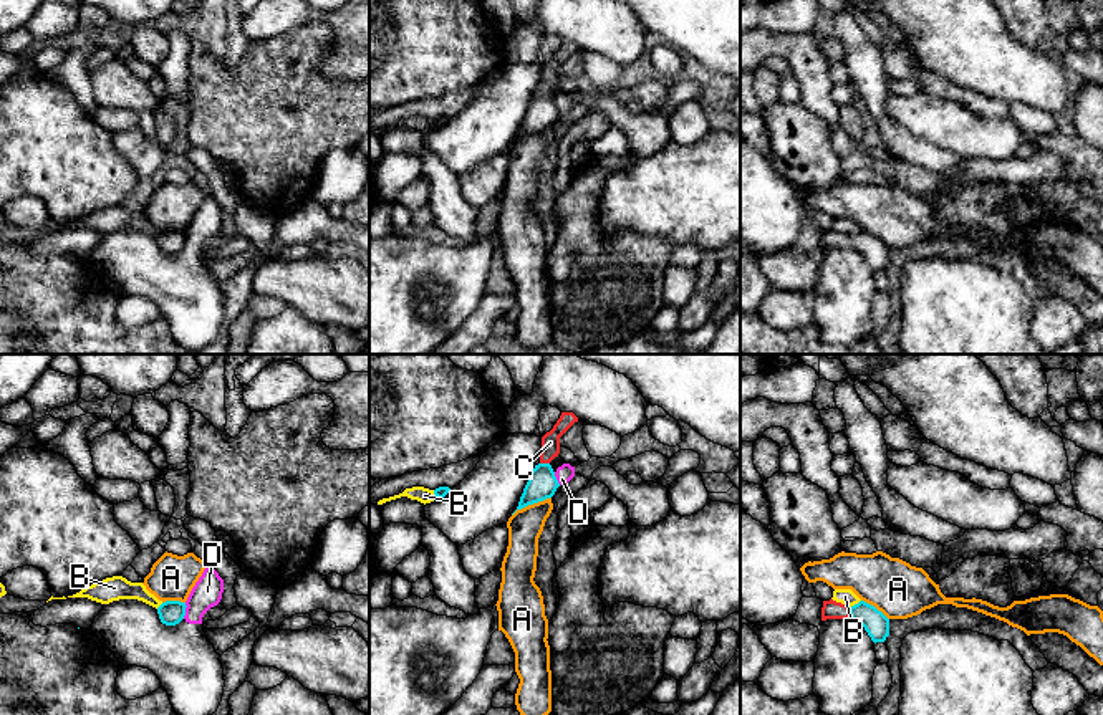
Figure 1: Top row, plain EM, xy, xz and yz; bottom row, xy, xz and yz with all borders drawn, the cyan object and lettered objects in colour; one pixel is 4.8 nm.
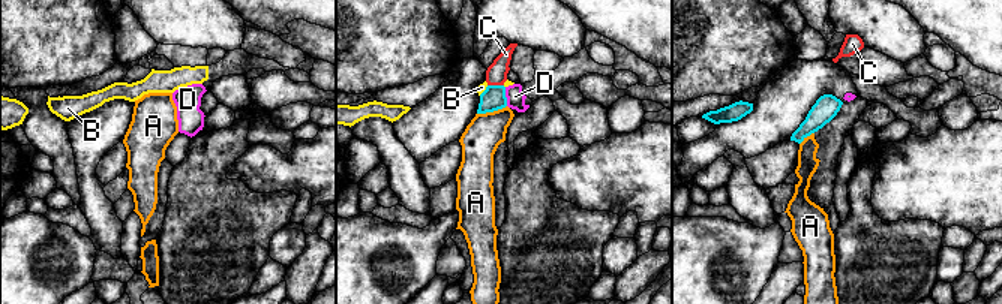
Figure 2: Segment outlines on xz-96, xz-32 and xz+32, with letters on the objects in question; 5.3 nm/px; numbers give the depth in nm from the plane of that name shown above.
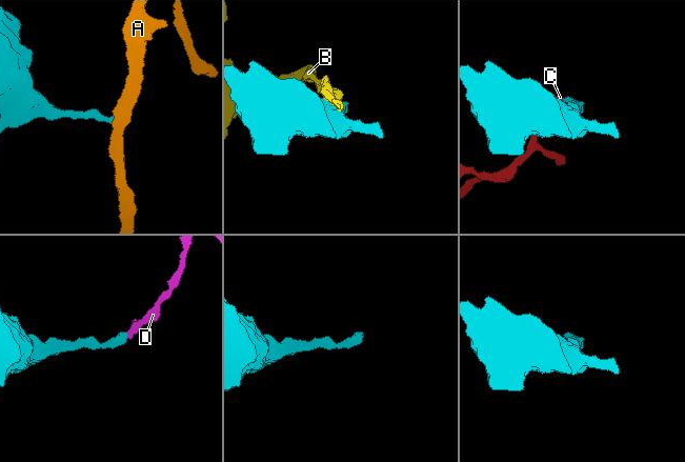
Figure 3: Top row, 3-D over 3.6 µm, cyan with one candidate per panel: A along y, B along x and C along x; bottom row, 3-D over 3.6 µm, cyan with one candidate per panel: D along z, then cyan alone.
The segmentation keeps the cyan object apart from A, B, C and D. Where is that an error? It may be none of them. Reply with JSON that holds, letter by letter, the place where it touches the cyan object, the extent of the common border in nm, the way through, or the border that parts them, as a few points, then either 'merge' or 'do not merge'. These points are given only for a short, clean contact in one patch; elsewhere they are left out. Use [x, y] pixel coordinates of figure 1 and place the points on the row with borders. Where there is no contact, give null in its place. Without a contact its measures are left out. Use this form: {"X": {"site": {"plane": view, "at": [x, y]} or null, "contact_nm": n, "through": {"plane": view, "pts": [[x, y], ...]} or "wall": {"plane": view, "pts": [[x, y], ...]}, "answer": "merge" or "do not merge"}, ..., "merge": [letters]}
{"A": {"site": {"plane": "xz", "at": [530, 503]}, "contact_nm": 220, "wall": {"plane": "xz", "pts": [[550, 497], [529, 503], [512, 515]]}, "answer": "do not merge"}, "B": {"site": {"plane": "yz", "at": [855, 604]}, "contact_nm": 70, "answer": "do not merge"}, "C": {"site": {"plane": "yz", "at": [850, 613]}, "contact_nm": 60, "answer": "merge"}, "D": {"site": {"plane": "xy", "at": [184, 611]}, "contact_nm": 80, "wall": {"plane": "xy", "pts": [[186, 603], [183, 618]]}, "answer": "do not merge"}, "merge": ["C"]}

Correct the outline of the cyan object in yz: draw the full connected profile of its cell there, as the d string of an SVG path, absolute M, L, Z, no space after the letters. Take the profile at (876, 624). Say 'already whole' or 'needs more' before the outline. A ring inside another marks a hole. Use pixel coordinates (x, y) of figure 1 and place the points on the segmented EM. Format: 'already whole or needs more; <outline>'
needs more; M833 599L823 601L821 621L826 619L853 619L860 622L874 644L884 642L889 636L889 619L865 601L851 607Z

